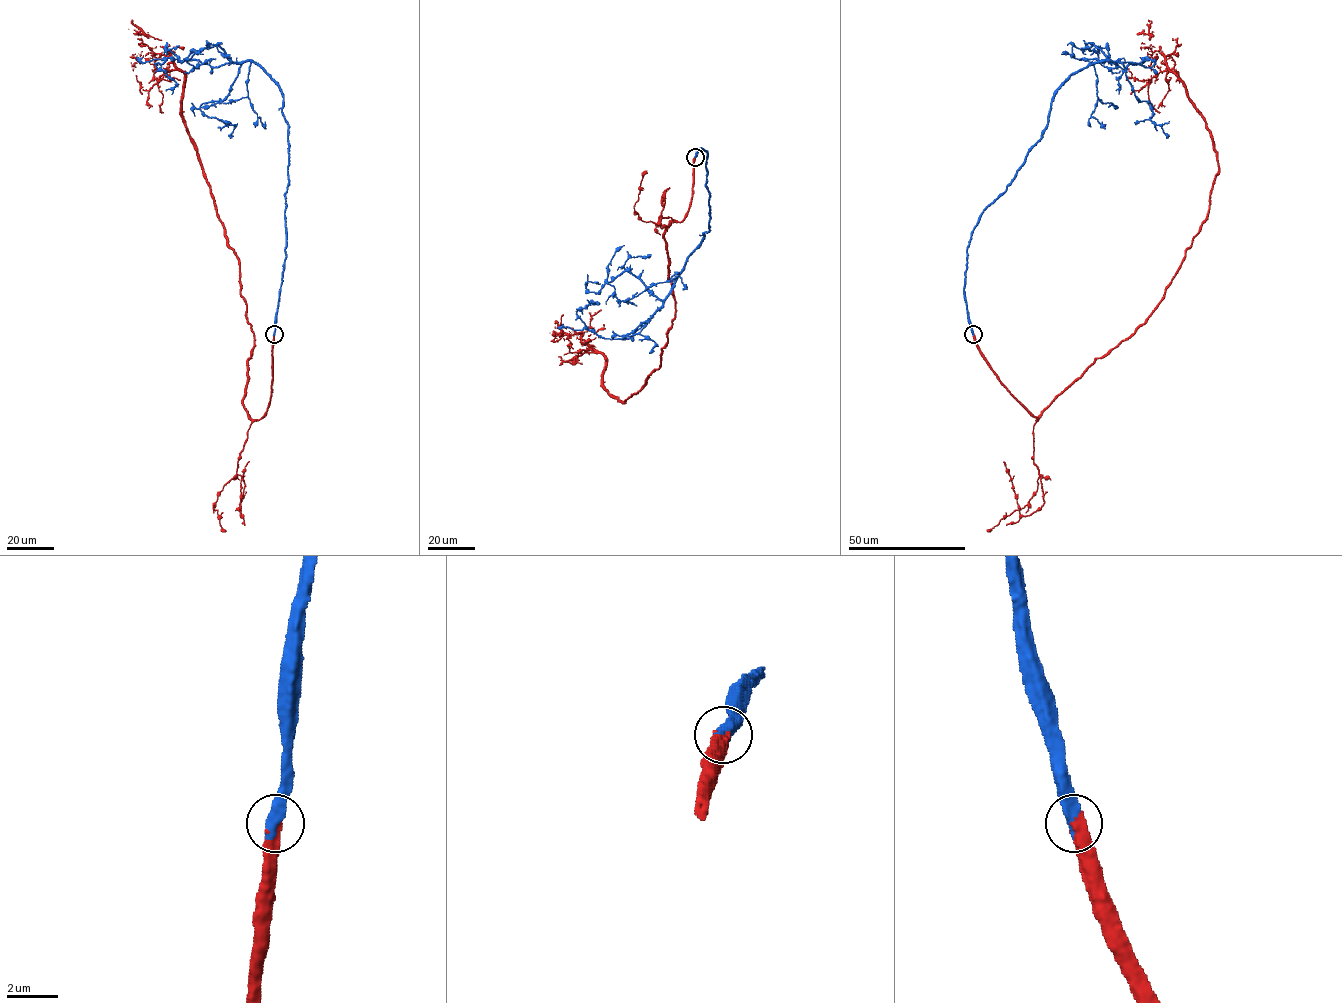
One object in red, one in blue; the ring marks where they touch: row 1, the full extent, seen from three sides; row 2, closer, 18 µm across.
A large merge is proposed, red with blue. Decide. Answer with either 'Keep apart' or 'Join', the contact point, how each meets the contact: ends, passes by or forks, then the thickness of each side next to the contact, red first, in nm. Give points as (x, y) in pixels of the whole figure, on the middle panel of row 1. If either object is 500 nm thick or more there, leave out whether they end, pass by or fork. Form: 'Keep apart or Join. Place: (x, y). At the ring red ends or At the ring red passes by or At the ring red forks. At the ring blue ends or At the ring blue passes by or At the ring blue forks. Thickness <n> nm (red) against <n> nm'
Join. Place: (695, 157). Thickness 500 nm (red) against 550 nm

